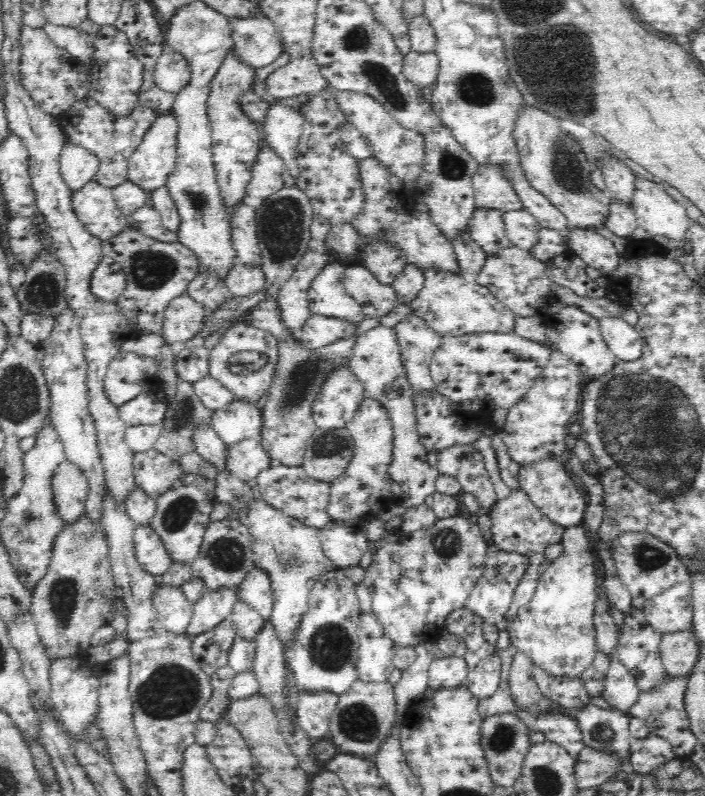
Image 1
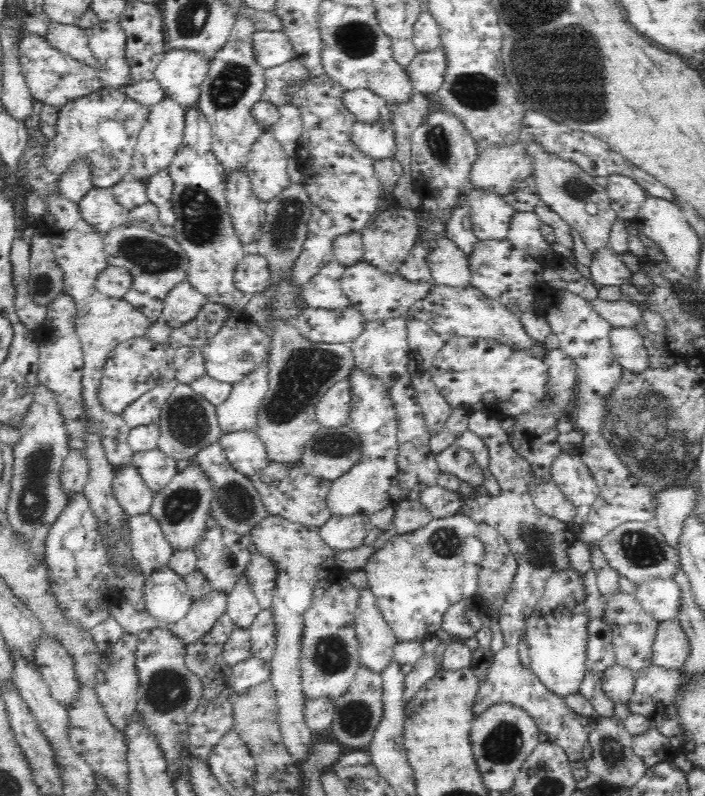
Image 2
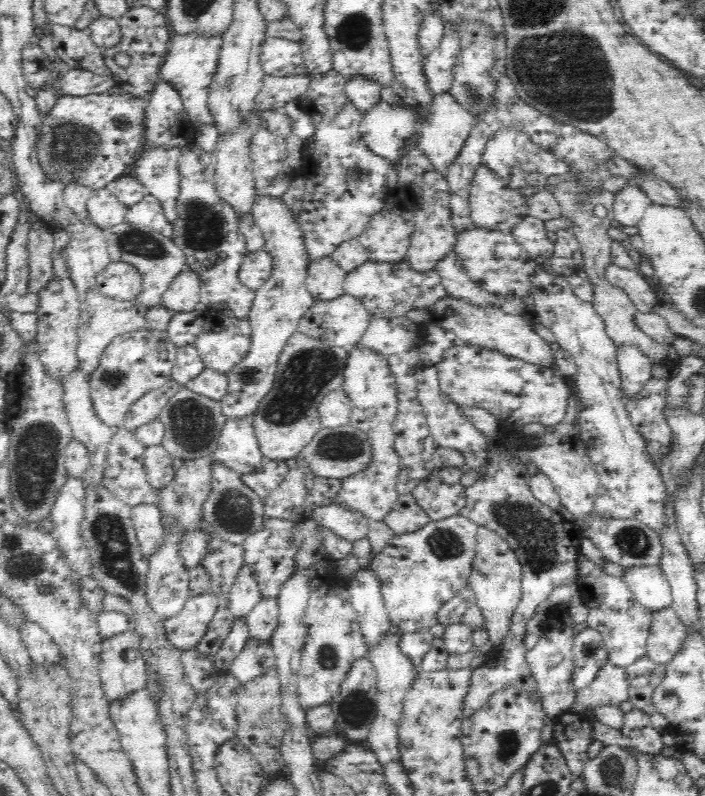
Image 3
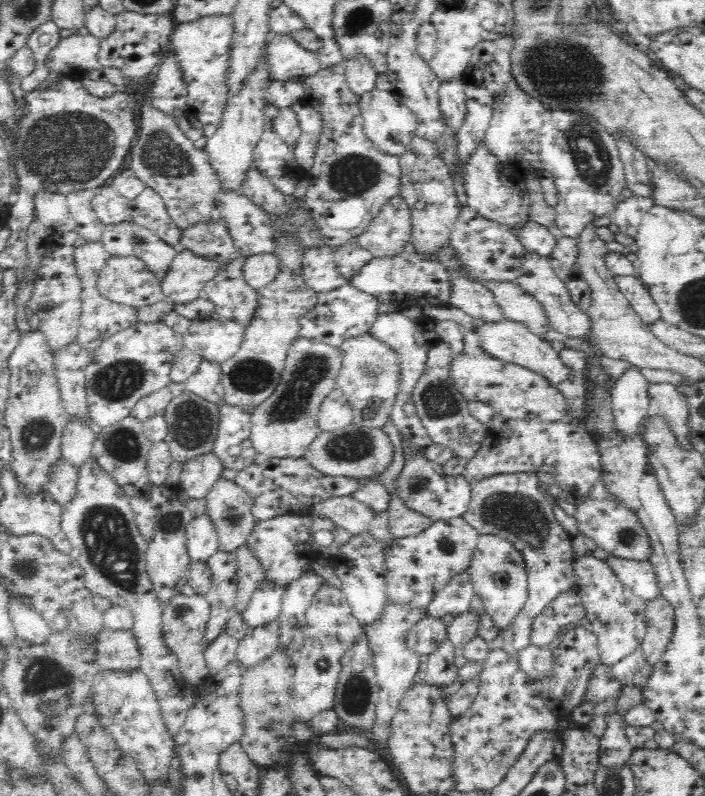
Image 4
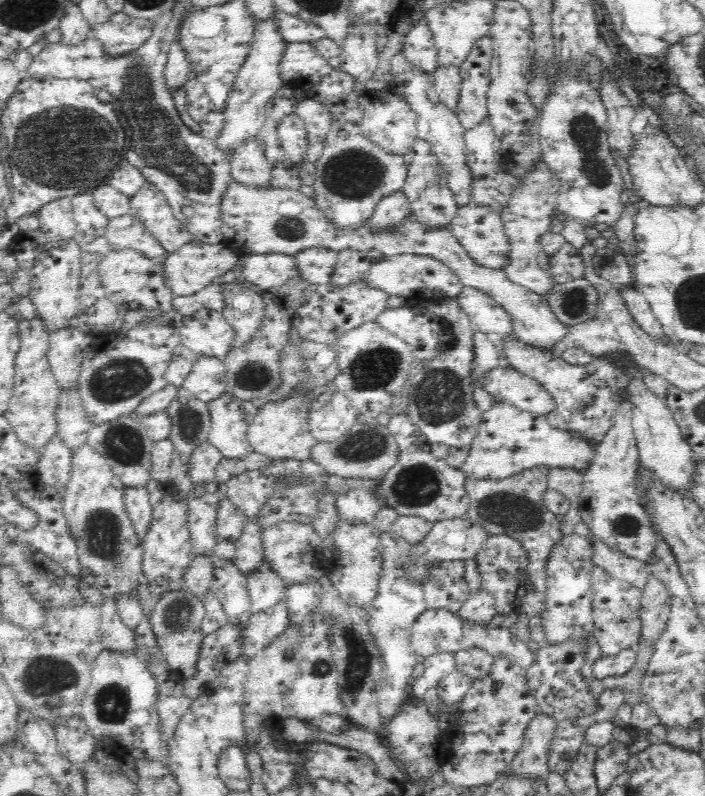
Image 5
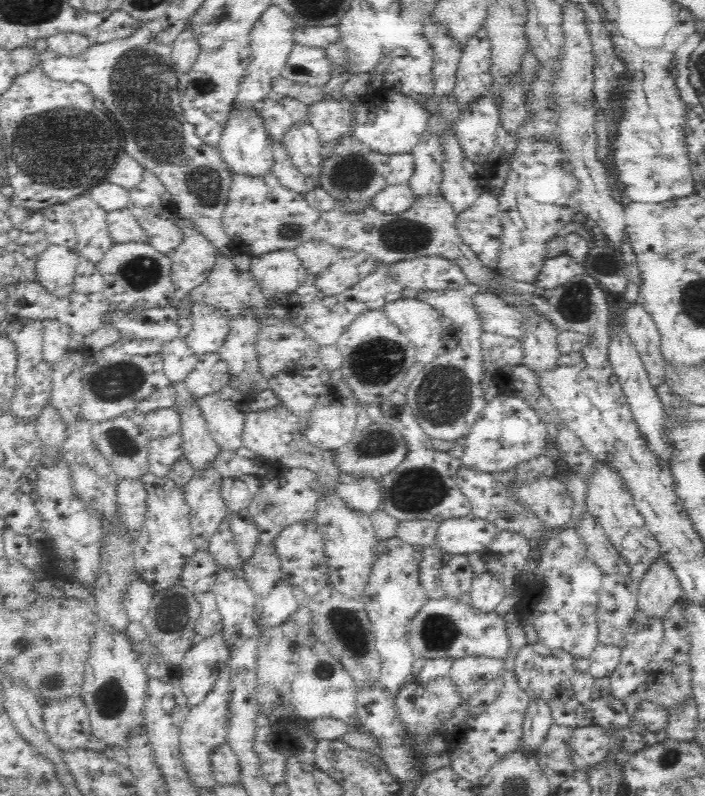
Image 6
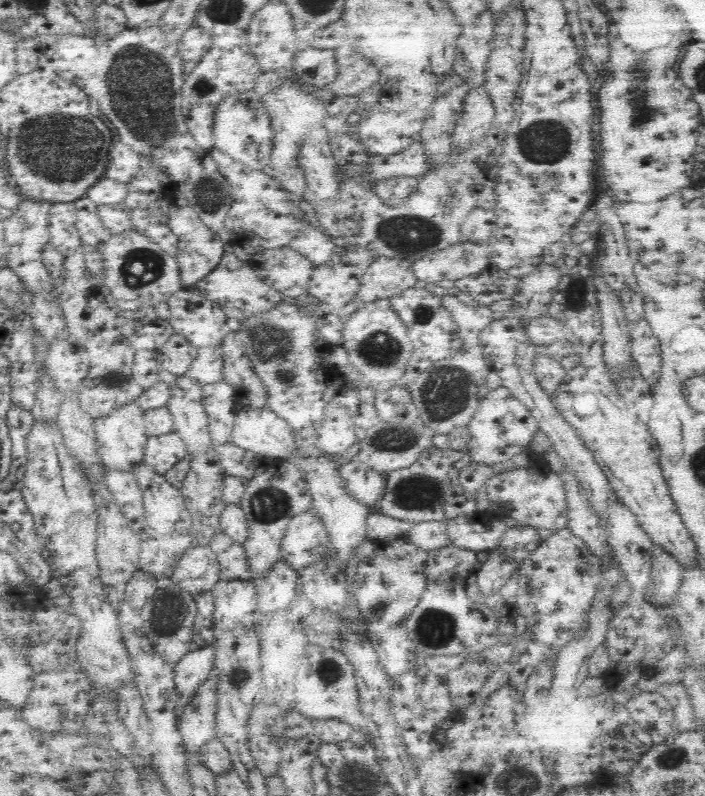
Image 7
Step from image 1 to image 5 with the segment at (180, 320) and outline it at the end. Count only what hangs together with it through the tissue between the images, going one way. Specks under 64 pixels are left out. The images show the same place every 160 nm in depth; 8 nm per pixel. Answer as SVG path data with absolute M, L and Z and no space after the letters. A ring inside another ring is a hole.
M195 238L183 244L180 250L168 254L164 260L164 278L168 288L175 296L191 296L208 286L212 279L222 276L229 270L238 269L242 262L238 253L228 249L223 244L208 244Z

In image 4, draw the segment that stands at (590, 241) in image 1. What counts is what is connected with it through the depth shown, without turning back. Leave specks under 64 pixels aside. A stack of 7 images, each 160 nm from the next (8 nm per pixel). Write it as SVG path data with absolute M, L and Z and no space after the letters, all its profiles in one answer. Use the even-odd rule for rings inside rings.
M636 275L615 278L621 294L628 300L640 318L652 326L661 319L658 305L652 299L644 283Z

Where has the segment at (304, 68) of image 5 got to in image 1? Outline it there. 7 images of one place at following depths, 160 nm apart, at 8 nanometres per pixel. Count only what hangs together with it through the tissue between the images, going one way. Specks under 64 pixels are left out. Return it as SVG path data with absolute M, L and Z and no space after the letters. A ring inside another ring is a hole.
M265 16L232 19L236 53L246 64L263 70L284 54L284 42L276 26Z

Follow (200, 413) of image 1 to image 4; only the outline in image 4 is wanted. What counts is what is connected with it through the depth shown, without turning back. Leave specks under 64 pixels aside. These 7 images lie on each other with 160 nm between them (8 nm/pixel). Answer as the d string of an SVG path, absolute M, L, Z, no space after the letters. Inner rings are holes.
M184 390L180 396L176 396L170 401L170 404L165 408L164 415L169 428L165 441L168 443L174 461L185 463L195 456L213 450L219 423L217 403L208 402L201 396Z

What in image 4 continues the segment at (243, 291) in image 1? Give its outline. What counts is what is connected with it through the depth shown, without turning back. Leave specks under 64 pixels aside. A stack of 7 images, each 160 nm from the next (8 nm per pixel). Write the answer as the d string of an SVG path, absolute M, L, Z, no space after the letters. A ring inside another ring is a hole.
M274 253L255 254L246 258L243 275L257 291L268 286L280 272L281 260Z

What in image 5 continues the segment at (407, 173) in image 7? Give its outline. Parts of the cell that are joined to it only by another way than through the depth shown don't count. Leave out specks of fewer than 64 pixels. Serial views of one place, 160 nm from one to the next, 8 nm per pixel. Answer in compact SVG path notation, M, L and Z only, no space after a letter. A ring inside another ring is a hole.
M334 69L330 71L330 74L322 77L319 83L303 88L306 98L321 102L333 114L333 125L328 133L322 158L316 164L313 184L315 205L326 213L325 217L329 218L332 224L338 228L346 229L360 228L362 224L368 222L368 219L373 215L376 204L383 196L403 190L408 168L402 155L385 152L361 133L363 110L358 106L359 94L355 92L355 82L351 74Z

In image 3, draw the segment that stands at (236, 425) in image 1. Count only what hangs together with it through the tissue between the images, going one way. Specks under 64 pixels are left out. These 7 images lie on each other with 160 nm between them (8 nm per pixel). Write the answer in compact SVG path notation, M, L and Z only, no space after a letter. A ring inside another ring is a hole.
M256 194L254 204L252 204L252 213L256 226L263 232L265 245L263 249L268 251L273 258L273 269L270 278L259 289L255 289L255 300L252 308L249 310L247 319L251 326L250 346L248 354L236 365L232 366L226 376L228 377L227 394L221 402L225 418L251 418L256 412L262 399L272 390L276 380L277 366L280 355L288 342L288 339L299 330L301 318L310 310L310 307L317 302L317 299L310 294L305 280L307 278L309 256L306 250L303 230L297 221L289 206L276 196L269 194Z

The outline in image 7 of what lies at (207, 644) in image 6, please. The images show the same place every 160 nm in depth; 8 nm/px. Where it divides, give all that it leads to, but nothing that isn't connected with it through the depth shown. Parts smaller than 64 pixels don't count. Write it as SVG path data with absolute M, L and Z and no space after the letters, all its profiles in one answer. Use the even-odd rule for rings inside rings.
M212 646L186 653L174 665L176 678L176 692L180 698L176 700L180 712L186 708L186 704L192 700L192 694L196 694L196 686L210 678L213 666L215 650Z

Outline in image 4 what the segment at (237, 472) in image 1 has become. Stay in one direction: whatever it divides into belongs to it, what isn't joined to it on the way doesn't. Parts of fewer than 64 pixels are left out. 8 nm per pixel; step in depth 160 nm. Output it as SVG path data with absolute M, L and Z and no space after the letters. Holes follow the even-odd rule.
M223 400L217 405L219 423L212 451L226 468L244 470L254 464L254 456L256 456L256 449L249 439L250 409L232 406Z

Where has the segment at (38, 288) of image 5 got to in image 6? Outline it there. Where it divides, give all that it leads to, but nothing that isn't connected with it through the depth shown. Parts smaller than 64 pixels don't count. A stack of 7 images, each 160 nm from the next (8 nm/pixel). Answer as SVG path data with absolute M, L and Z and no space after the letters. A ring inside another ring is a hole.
M50 245L36 263L37 282L56 298L70 296L78 268L78 253L64 245Z

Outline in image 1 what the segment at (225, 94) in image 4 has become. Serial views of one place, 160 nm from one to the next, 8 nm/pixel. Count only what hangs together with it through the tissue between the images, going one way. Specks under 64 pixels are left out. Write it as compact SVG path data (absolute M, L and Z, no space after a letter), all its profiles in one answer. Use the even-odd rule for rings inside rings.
M167 44L164 46L153 74L156 85L162 91L175 94L175 96L178 96L192 80L188 60Z

